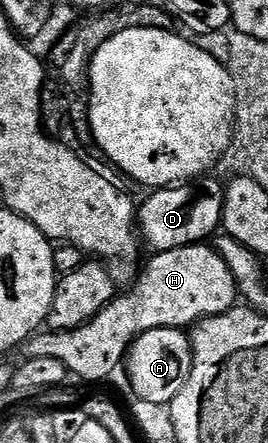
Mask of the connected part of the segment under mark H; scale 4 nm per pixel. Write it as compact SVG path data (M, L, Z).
M191 244L179 246L173 250L156 252L153 258L140 275L135 287L123 294L118 294L104 308L101 308L87 323L71 330L43 329L31 336L21 344L23 359L33 357L57 357L61 365L65 365L72 376L84 379L87 383L102 384L117 365L124 363L130 346L135 337L141 332L153 328L180 328L187 329L194 326L201 319L219 315L236 306L239 294L236 289L236 281L233 273L224 259L212 246L208 244Z

